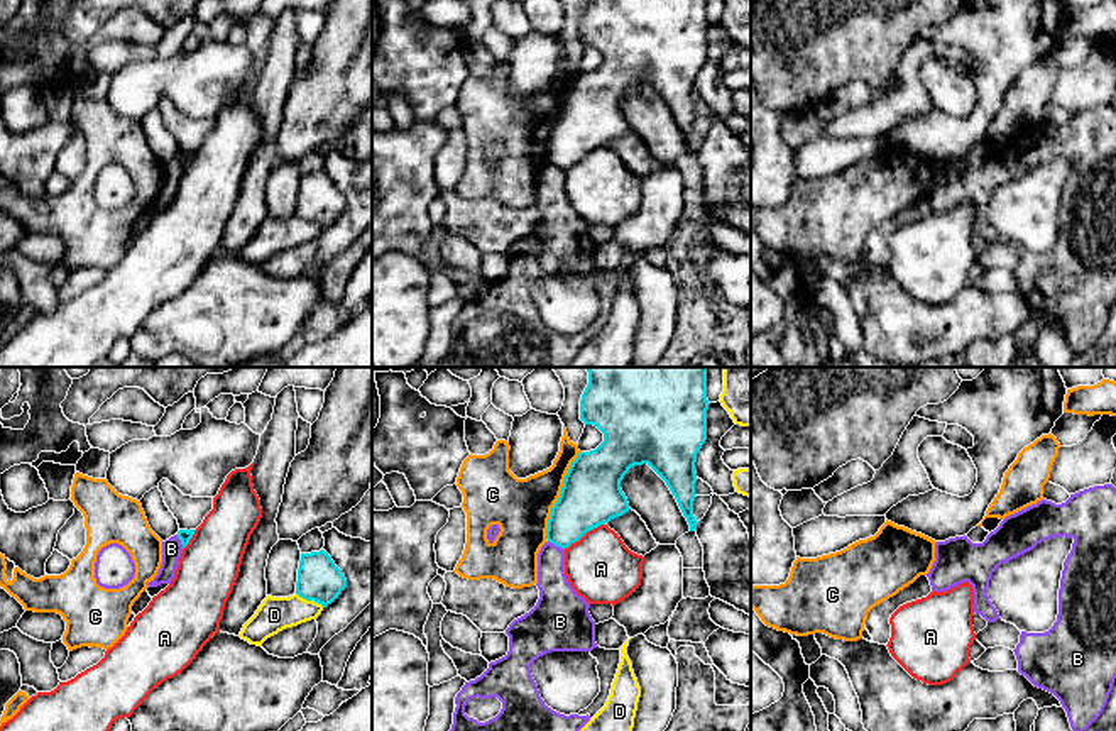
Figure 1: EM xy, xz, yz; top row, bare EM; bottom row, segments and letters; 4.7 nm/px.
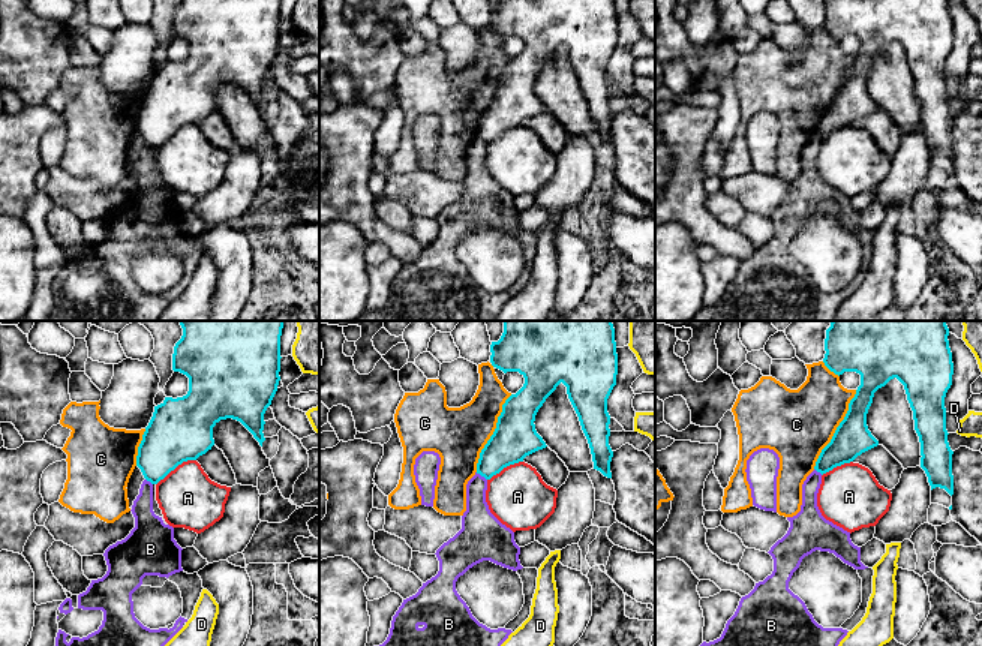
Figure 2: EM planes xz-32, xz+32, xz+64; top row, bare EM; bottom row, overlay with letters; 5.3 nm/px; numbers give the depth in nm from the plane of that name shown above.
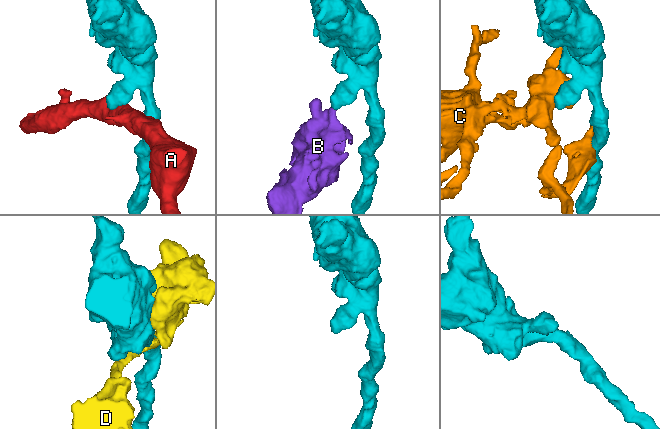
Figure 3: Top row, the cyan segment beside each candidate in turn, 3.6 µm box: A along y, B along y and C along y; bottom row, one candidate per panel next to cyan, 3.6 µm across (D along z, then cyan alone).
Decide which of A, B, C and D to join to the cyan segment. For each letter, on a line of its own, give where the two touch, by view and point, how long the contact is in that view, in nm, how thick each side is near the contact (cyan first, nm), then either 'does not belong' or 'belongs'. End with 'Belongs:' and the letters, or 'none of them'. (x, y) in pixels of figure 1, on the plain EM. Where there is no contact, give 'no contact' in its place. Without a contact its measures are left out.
A: xz (584, 154) | 240 nm | 280/320 nm | does not belong
B: xz (557, 166) | 90 nm | 260/180 nm | does not belong
C: xz (560, 117) | 440 nm | 280/280 nm | does not belong
D: xy (310, 220) | 150 nm | 200/160 nm | does not belong
Belongs: none of them

